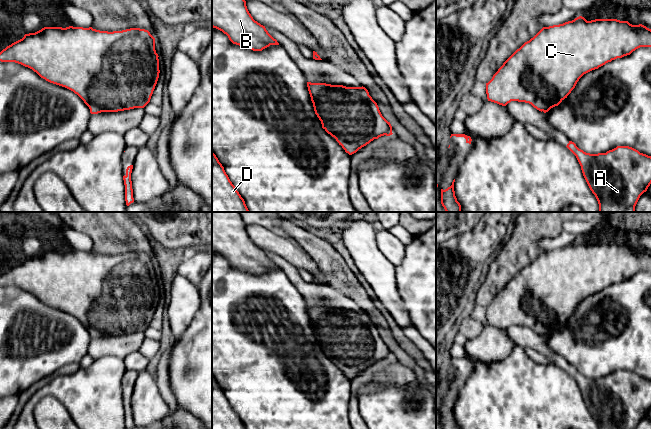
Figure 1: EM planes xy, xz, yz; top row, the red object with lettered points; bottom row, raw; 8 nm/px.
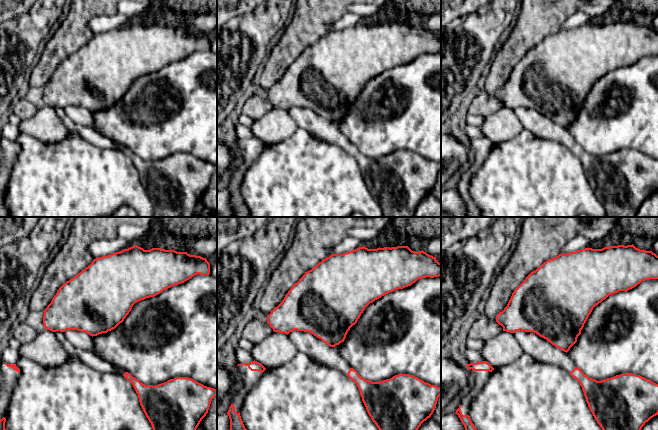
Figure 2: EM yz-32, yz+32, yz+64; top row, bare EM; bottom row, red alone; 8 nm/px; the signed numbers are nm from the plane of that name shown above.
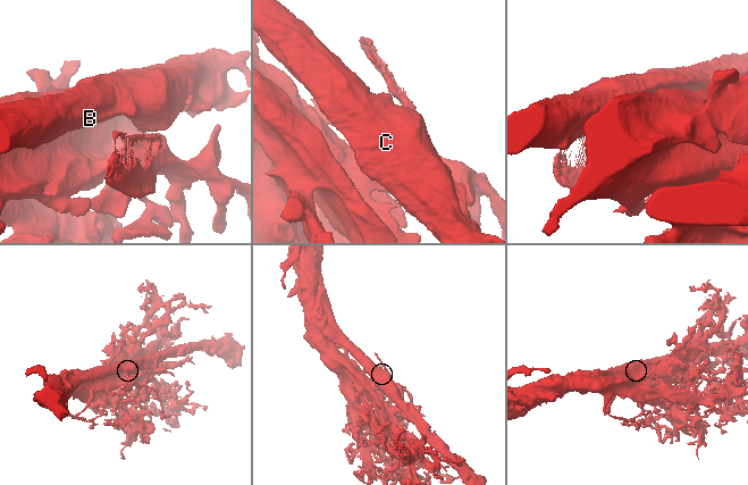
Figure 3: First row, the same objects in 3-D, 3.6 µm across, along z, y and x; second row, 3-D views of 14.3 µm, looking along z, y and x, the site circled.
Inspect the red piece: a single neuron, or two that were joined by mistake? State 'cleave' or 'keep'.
cleave

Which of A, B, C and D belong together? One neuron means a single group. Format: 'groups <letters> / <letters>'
groups A D / B C

